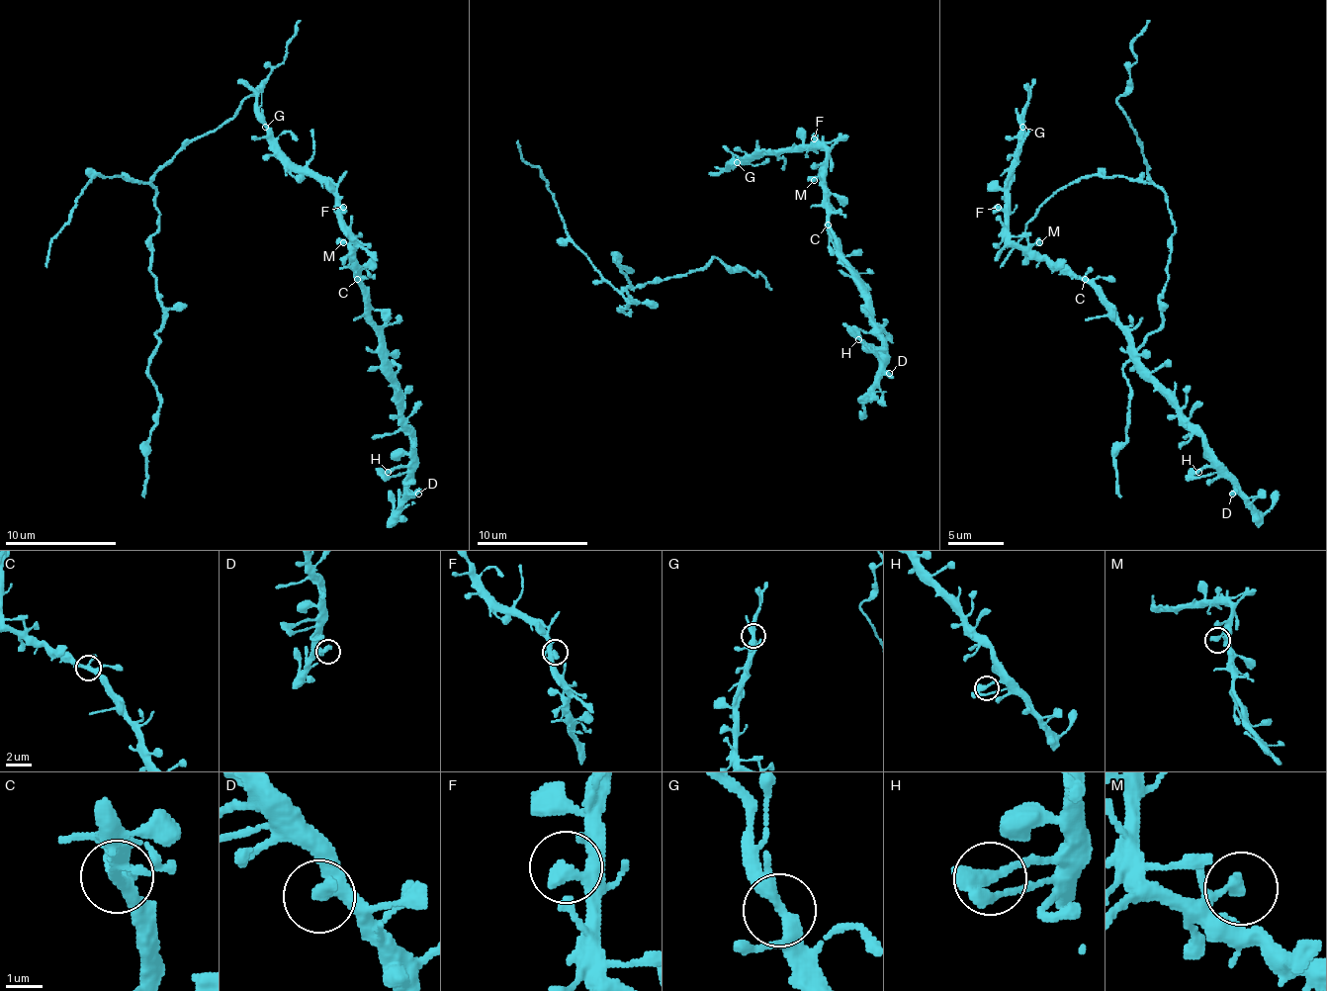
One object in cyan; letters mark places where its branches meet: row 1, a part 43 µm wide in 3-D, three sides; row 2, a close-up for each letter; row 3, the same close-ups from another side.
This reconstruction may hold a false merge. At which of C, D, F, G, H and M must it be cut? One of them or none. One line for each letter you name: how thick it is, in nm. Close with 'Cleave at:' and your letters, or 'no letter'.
Cleave at: no letter

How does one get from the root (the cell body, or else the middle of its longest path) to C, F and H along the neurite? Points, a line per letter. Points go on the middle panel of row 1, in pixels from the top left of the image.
C: (728, 169), (731, 163), (748, 163), (763, 155), (823, 149), (828, 225)
F: (728, 169), (731, 163), (748, 163), (763, 155), (806, 149), (814, 138)
H: (728, 169), (731, 163), (794, 149), (826, 152), (826, 225), (853, 272), (881, 344), (870, 347), (858, 339)

